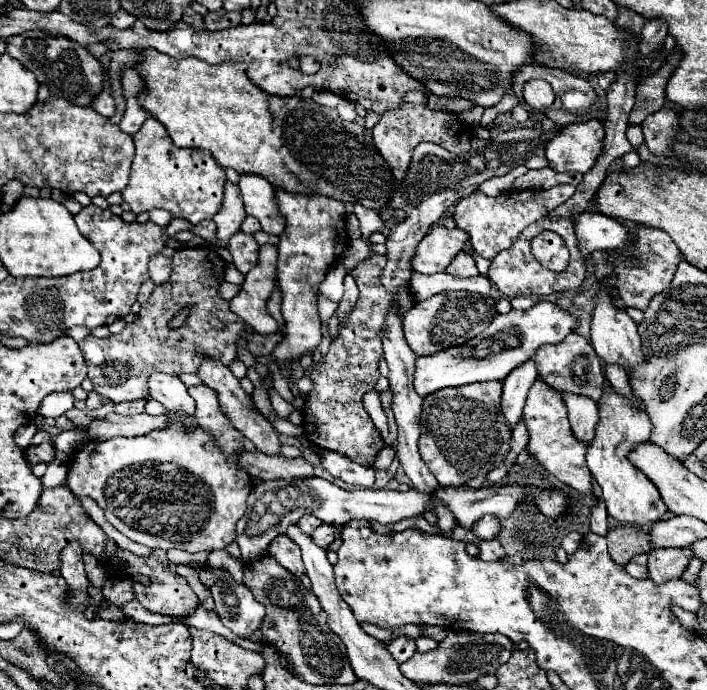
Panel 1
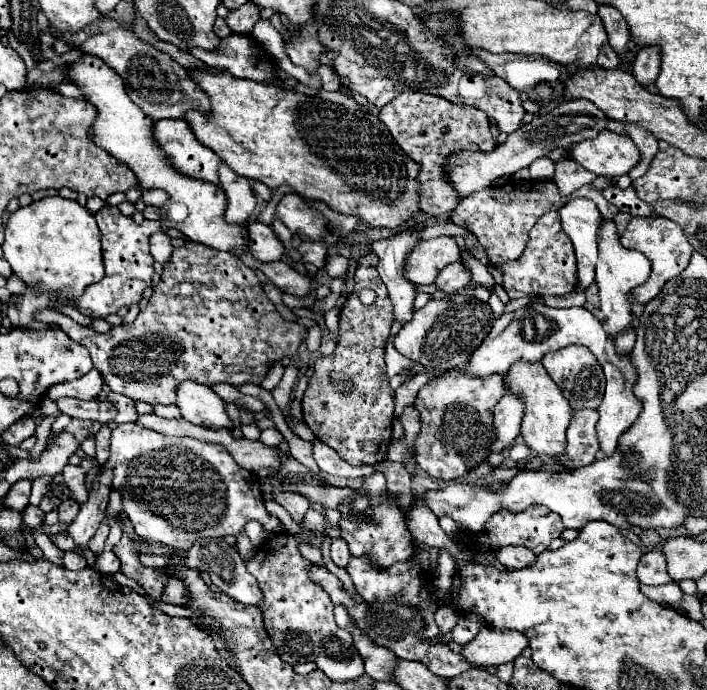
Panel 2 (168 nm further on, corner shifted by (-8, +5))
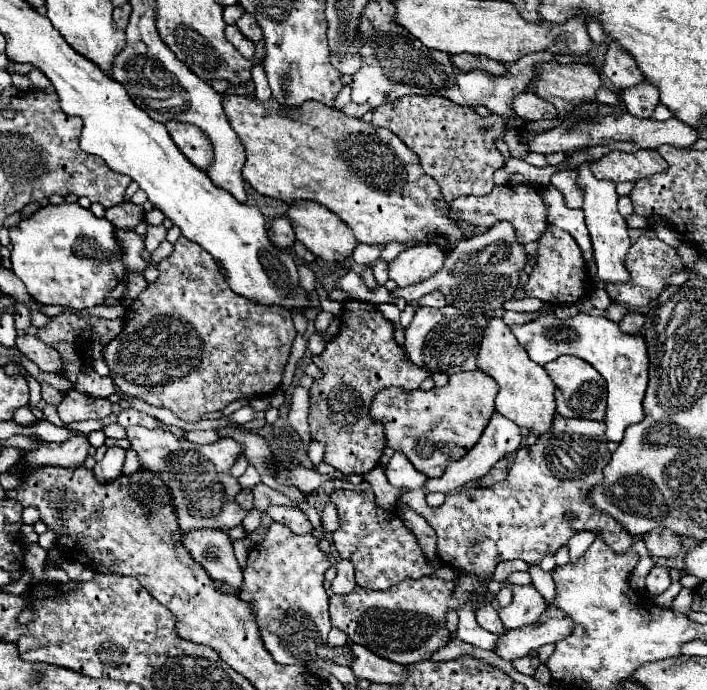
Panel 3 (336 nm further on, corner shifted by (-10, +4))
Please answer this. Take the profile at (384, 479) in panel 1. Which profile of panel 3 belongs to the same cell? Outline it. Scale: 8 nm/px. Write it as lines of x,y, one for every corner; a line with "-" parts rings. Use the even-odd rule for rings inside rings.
335,489
331,493
331,501
339,511
339,529
333,533
333,545
341,557
349,559
355,565
355,579
359,587
383,591
407,577
421,579
435,571
427,563
415,535
403,525
403,521
391,521
395,511
377,505
373,489

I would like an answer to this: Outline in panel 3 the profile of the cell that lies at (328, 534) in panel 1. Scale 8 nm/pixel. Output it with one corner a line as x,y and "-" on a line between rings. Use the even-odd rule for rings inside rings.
337,559
337,577
331,583
333,593
351,593
355,589
355,575
349,559

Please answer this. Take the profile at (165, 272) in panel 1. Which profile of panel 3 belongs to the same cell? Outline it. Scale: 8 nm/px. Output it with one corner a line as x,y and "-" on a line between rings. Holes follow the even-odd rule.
149,225
149,227
147,227
147,235
145,235
145,249
147,249
149,253
153,253
153,251
157,251
157,247
159,247
163,241
165,241
165,227
163,227
163,225
159,225
159,227

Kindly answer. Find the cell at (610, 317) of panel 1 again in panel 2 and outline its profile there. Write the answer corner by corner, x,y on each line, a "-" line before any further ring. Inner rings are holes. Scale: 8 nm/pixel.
601,220
599,232
597,232
597,250
599,250
599,258
597,258
597,266
595,266
595,282
599,286
599,308
593,308
591,312
603,322
607,334
617,336
619,332
631,328
633,324
633,314
631,314
631,304
629,304
629,296
627,292
631,292
635,286
643,284
649,274
651,274
651,262
637,250
625,248
619,242
619,234
617,234
617,226
613,220

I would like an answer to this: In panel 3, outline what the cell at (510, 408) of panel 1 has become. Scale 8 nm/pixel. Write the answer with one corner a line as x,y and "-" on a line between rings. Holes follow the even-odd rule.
493,413
489,425
485,427
485,431
483,431
483,435
481,435
481,439
479,439
479,443
469,451
469,455
465,455
465,457
459,459
457,463
451,463
451,465
447,467
447,471
445,471
443,477
429,479
427,485
425,485
425,493
441,491
441,493
447,495
447,493
451,493
453,489
457,489
457,487
461,487
461,485
465,485
465,483
469,483
469,481
473,481
473,479
481,479
499,459
505,459
507,455
513,455
513,453
521,447
521,439
523,439
523,437
521,437
521,431
519,431
519,427
517,427
513,421
509,421
507,417
503,417
503,415
499,415
499,413

